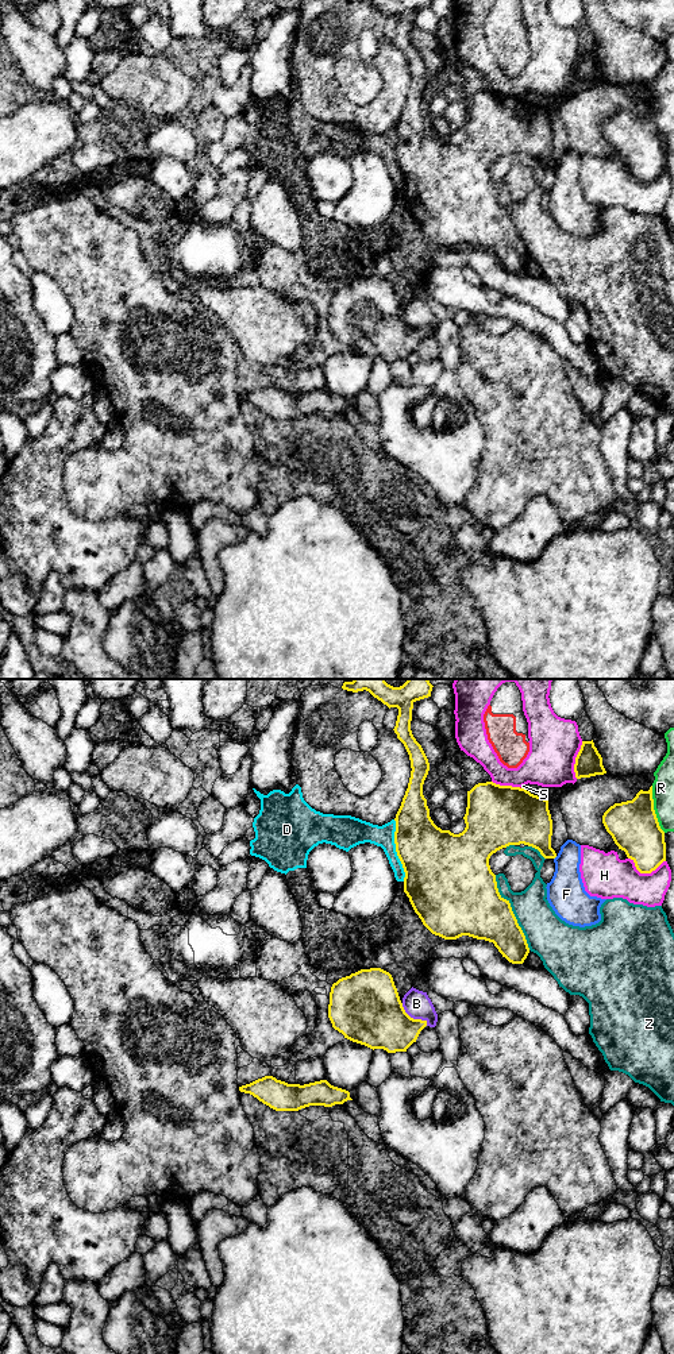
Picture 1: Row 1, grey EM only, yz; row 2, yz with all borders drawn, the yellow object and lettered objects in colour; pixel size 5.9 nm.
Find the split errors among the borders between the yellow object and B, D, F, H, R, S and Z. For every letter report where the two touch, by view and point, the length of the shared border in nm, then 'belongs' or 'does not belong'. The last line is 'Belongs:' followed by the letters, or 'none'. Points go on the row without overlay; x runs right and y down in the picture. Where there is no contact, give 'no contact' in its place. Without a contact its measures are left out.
B: contact yz (412, 327); length 200 nm; does not belong
D: contact yz (396, 159); length 380 nm; does not belong
F: no contact; does not belong
H: contact yz (646, 181); length 220 nm; does not belong
R: contact yz (653, 118); length 300 nm; does not belong
S: contact yz (522, 97); length 40 nm; does not belong
Z: contact yz (512, 222); length 500 nm; does not belong
Belongs: none

